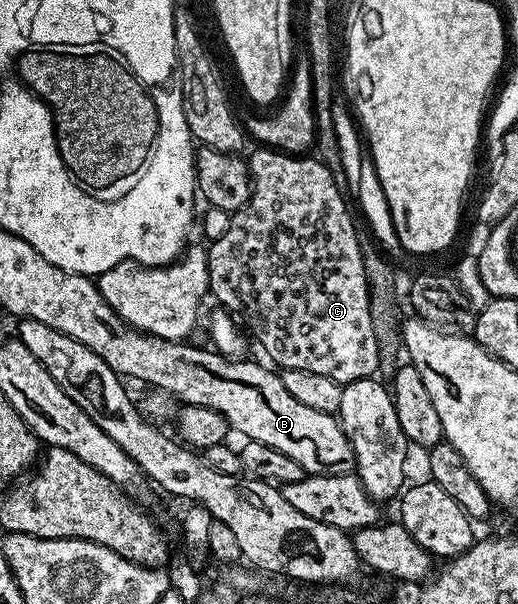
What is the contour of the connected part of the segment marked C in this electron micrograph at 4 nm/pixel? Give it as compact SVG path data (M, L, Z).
M276 149L250 150L247 155L249 175L253 179L253 192L247 205L239 211L232 212L229 228L221 237L208 244L209 253L209 295L217 298L222 308L238 316L245 315L244 326L257 334L261 347L278 363L278 368L307 369L307 373L323 373L323 377L331 377L342 385L353 383L356 379L368 379L376 376L377 362L381 359L382 348L377 342L377 330L373 327L373 314L369 308L369 282L363 265L363 253L359 230L353 224L353 215L345 204L346 196L337 188L331 173L321 160L316 157L302 157L297 153L286 153Z

